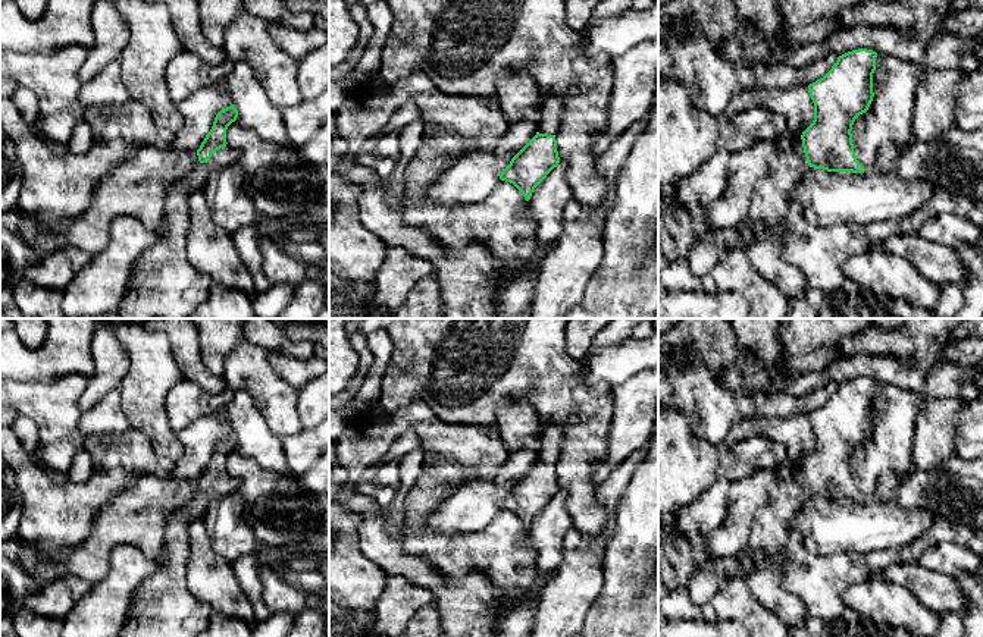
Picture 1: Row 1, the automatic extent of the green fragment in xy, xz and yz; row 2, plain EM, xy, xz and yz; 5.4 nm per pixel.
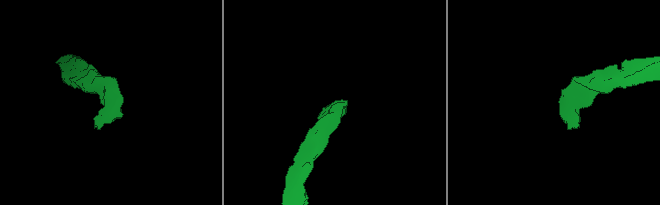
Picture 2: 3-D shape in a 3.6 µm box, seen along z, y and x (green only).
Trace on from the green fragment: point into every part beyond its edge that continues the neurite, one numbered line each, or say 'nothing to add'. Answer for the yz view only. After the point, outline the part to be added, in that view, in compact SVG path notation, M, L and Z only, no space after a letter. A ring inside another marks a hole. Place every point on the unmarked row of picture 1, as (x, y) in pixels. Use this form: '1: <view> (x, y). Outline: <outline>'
1: yz (770, 534). Outline: M783 459L774 471L777 477L770 500L758 509L752 525L748 558L698 562L686 592L695 603L704 605L726 581L741 577L763 608L793 627L802 625L810 614L798 597L780 587L779 578L793 531L789 524L810 495L801 464L792 465Z

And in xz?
1: xz (551, 436). Outline: M547 426L542 429L539 434L539 462L555 464L560 459L560 454L563 449L563 437L569 430L557 427L557 426Z

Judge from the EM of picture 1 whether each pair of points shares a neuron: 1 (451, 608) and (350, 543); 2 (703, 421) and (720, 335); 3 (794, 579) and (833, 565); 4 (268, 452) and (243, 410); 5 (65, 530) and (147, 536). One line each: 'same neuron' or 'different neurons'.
1: different neurons
2: different neurons
3: same neuron
4: same neuron
5: different neurons

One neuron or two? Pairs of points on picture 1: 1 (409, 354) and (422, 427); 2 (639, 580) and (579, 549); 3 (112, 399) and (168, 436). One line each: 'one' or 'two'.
1: two
2: two
3: two

